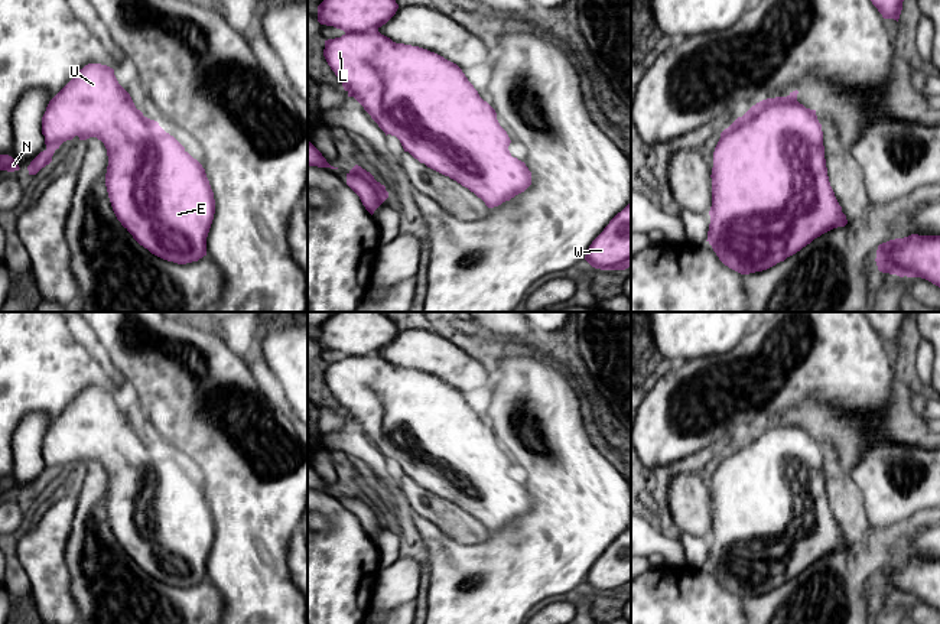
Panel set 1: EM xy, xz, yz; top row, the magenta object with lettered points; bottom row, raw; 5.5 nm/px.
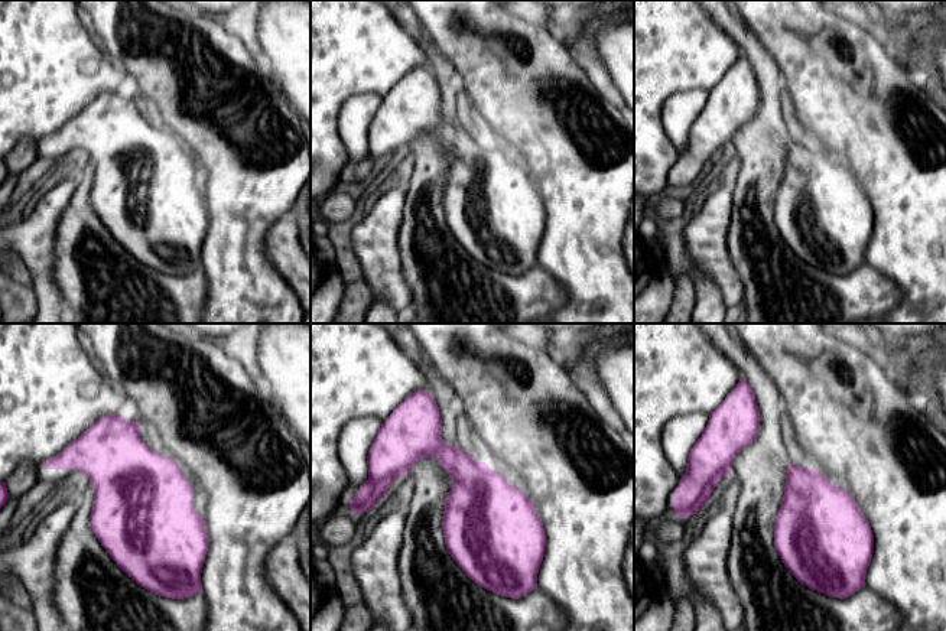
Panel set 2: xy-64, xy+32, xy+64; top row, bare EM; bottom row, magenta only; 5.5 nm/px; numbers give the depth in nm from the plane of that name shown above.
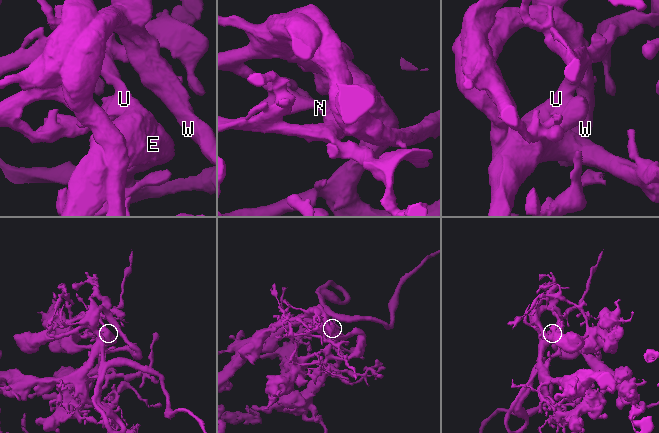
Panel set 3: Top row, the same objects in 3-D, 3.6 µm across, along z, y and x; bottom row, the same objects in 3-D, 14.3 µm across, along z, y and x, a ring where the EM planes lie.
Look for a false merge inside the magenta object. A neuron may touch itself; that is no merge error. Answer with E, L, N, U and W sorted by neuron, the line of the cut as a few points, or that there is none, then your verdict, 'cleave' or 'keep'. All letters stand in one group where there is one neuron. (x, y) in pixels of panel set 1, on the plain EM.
E L N U W | no cut | keep

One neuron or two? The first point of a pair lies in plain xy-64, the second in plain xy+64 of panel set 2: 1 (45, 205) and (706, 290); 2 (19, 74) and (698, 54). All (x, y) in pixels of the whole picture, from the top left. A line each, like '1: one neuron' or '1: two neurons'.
1: two neurons
2: one neuron

